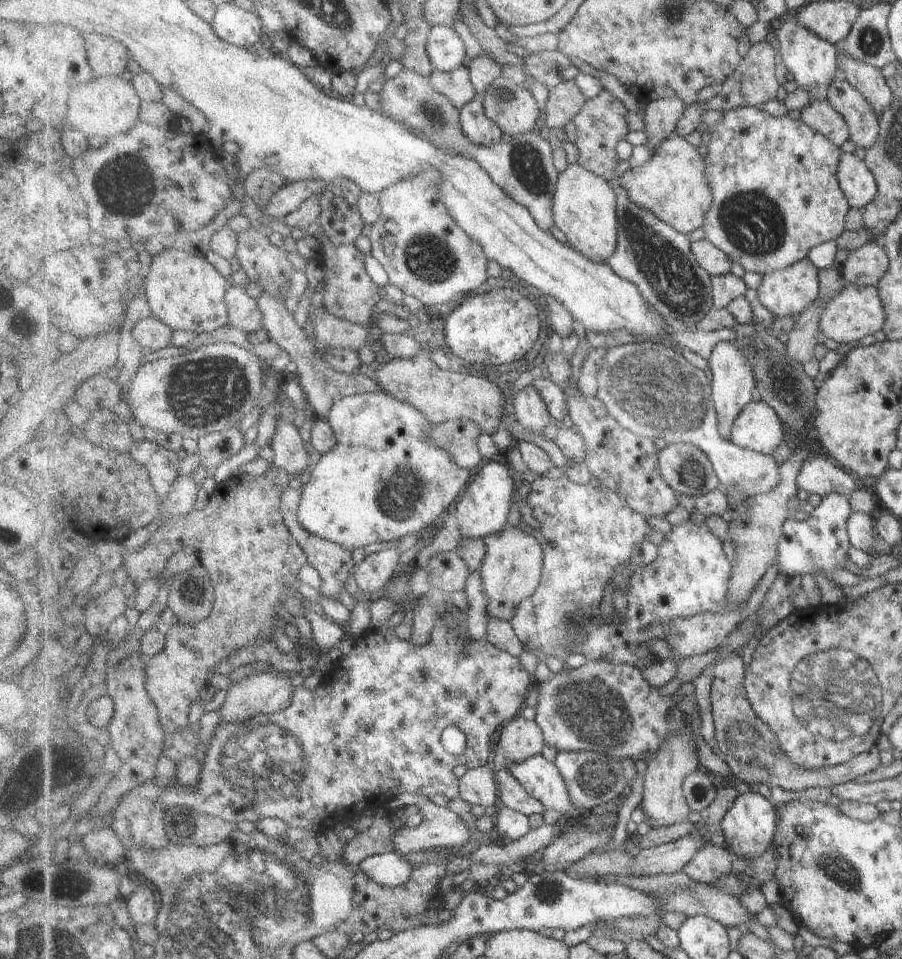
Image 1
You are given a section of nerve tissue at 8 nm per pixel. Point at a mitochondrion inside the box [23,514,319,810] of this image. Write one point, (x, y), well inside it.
(49, 769)

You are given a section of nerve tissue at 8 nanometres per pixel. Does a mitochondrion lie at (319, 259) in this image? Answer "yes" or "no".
no

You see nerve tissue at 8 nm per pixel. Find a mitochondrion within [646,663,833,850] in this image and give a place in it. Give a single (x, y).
(748, 748)

